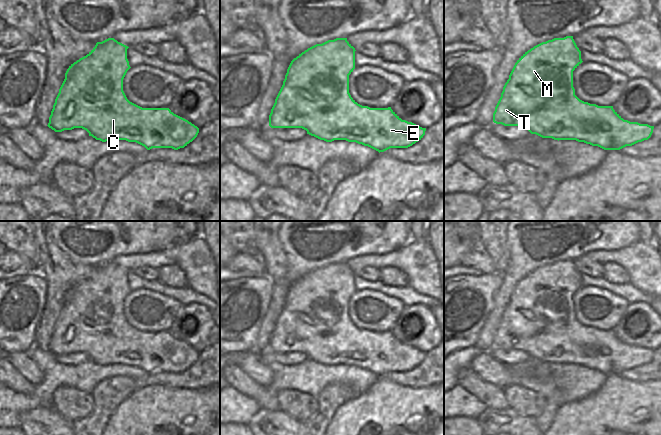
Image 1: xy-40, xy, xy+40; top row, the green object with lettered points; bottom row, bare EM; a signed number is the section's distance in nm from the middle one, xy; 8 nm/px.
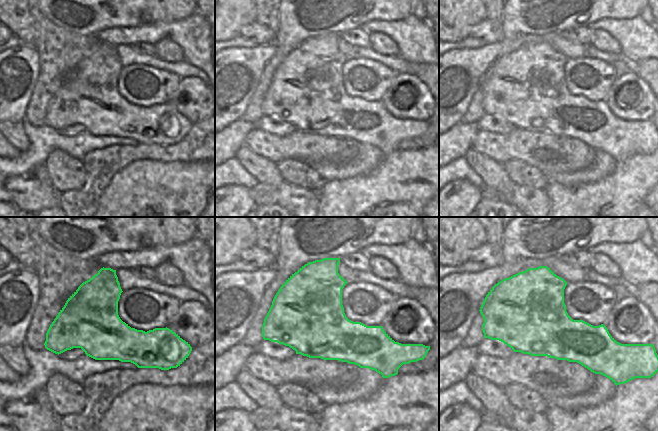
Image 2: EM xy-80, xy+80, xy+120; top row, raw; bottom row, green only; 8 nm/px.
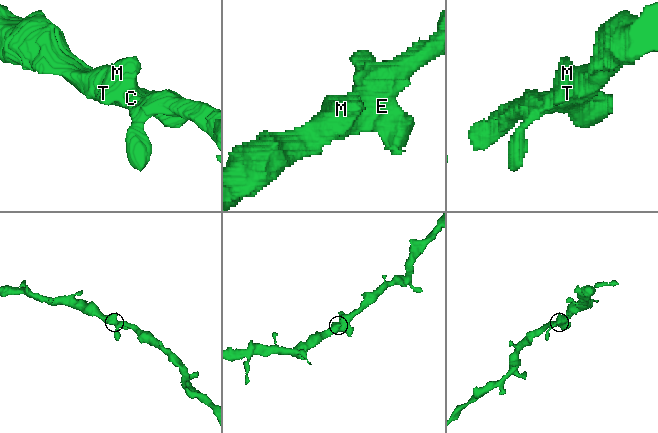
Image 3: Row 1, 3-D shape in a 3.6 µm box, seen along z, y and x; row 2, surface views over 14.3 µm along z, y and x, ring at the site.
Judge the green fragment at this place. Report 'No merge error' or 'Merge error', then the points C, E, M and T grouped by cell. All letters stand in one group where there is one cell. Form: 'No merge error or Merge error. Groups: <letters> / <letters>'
No merge error. Groups: C E M T

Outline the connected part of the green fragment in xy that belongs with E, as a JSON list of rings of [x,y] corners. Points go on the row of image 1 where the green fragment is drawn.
[[[336,38],[316,44],[294,58],[269,115],[271,128],[302,128],[307,134],[326,142],[346,140],[384,152],[390,148],[408,148],[421,140],[426,128],[402,120],[392,109],[370,108],[358,104],[349,93],[349,75],[355,69],[355,48],[347,38]]]

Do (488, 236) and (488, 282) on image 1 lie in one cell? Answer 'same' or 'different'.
different

